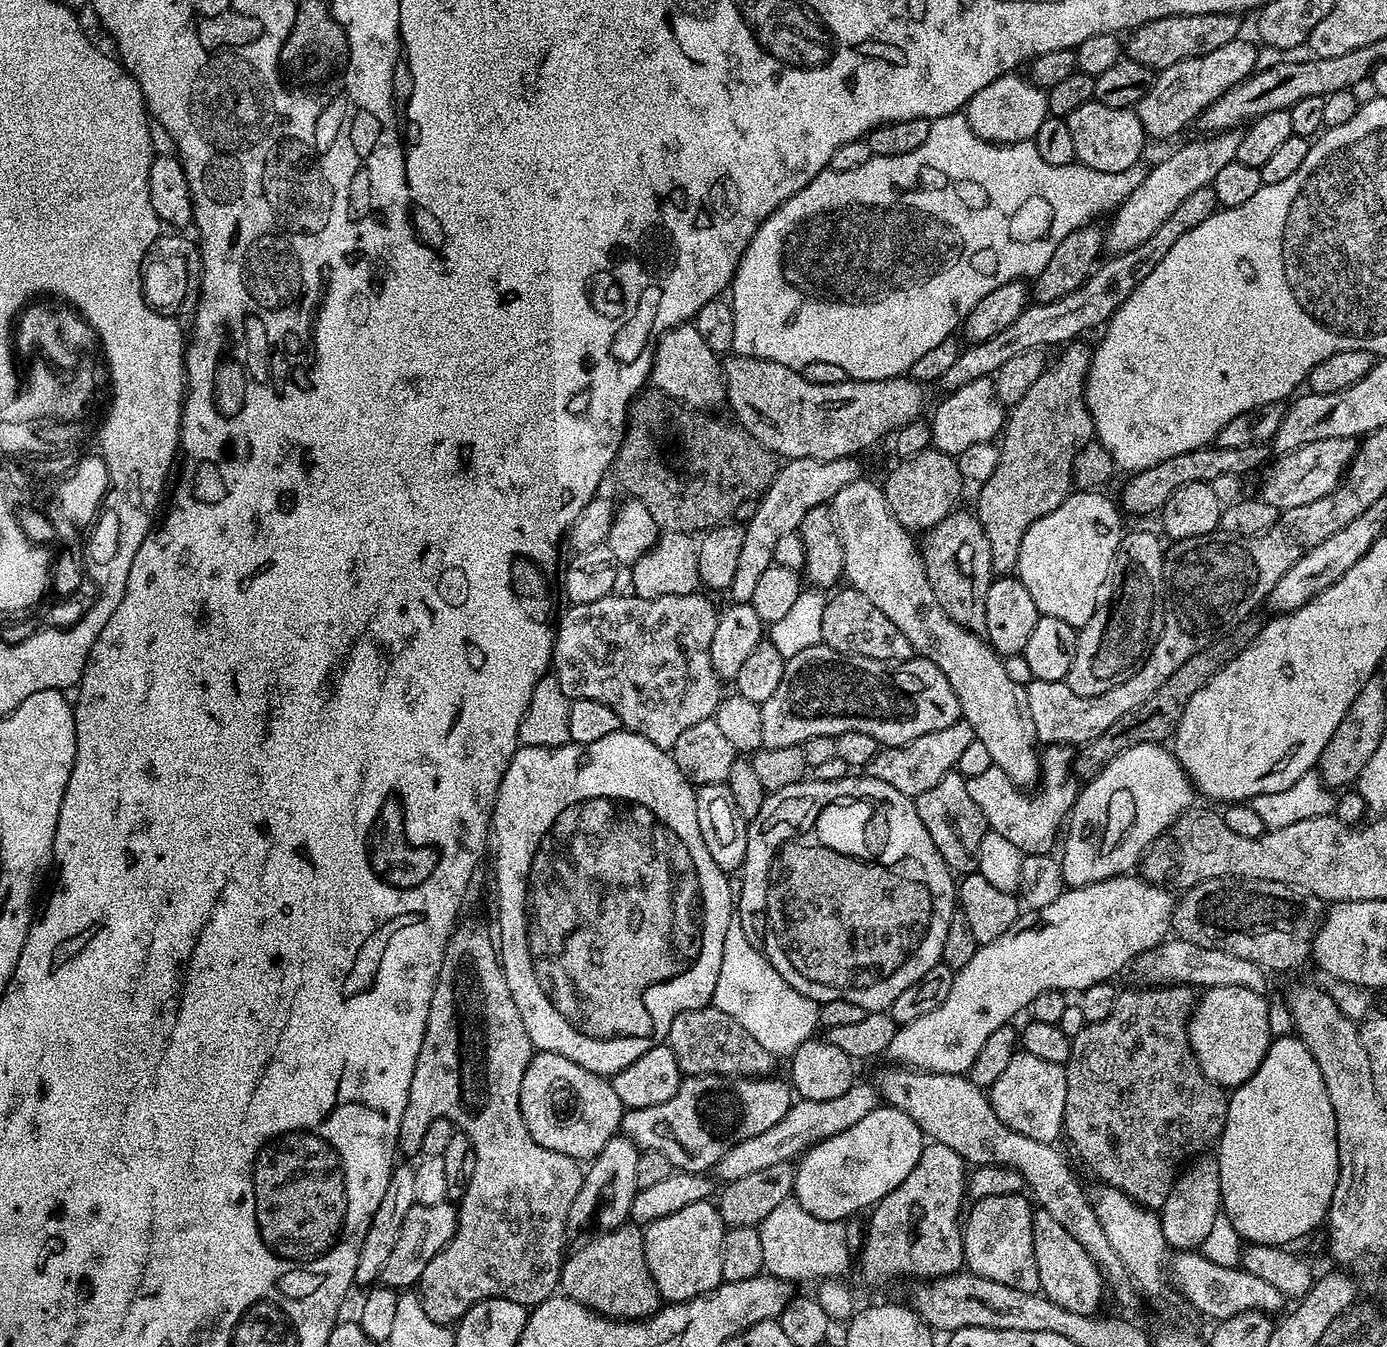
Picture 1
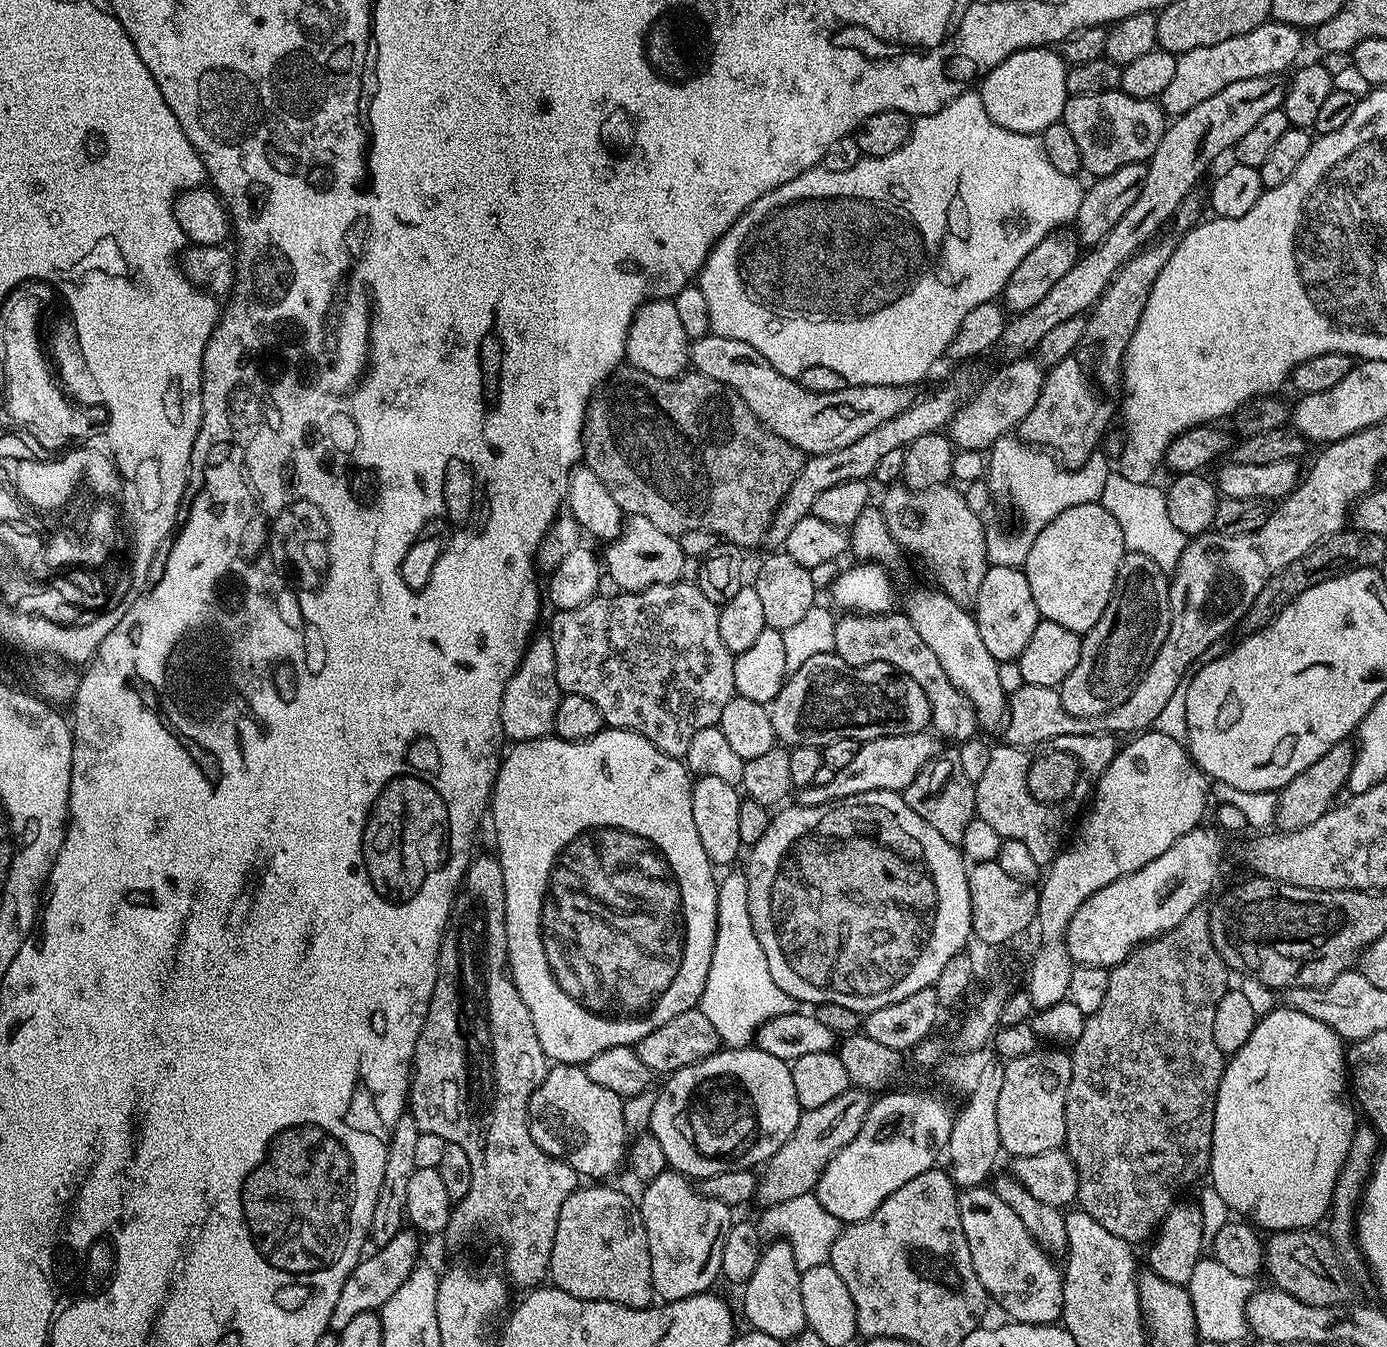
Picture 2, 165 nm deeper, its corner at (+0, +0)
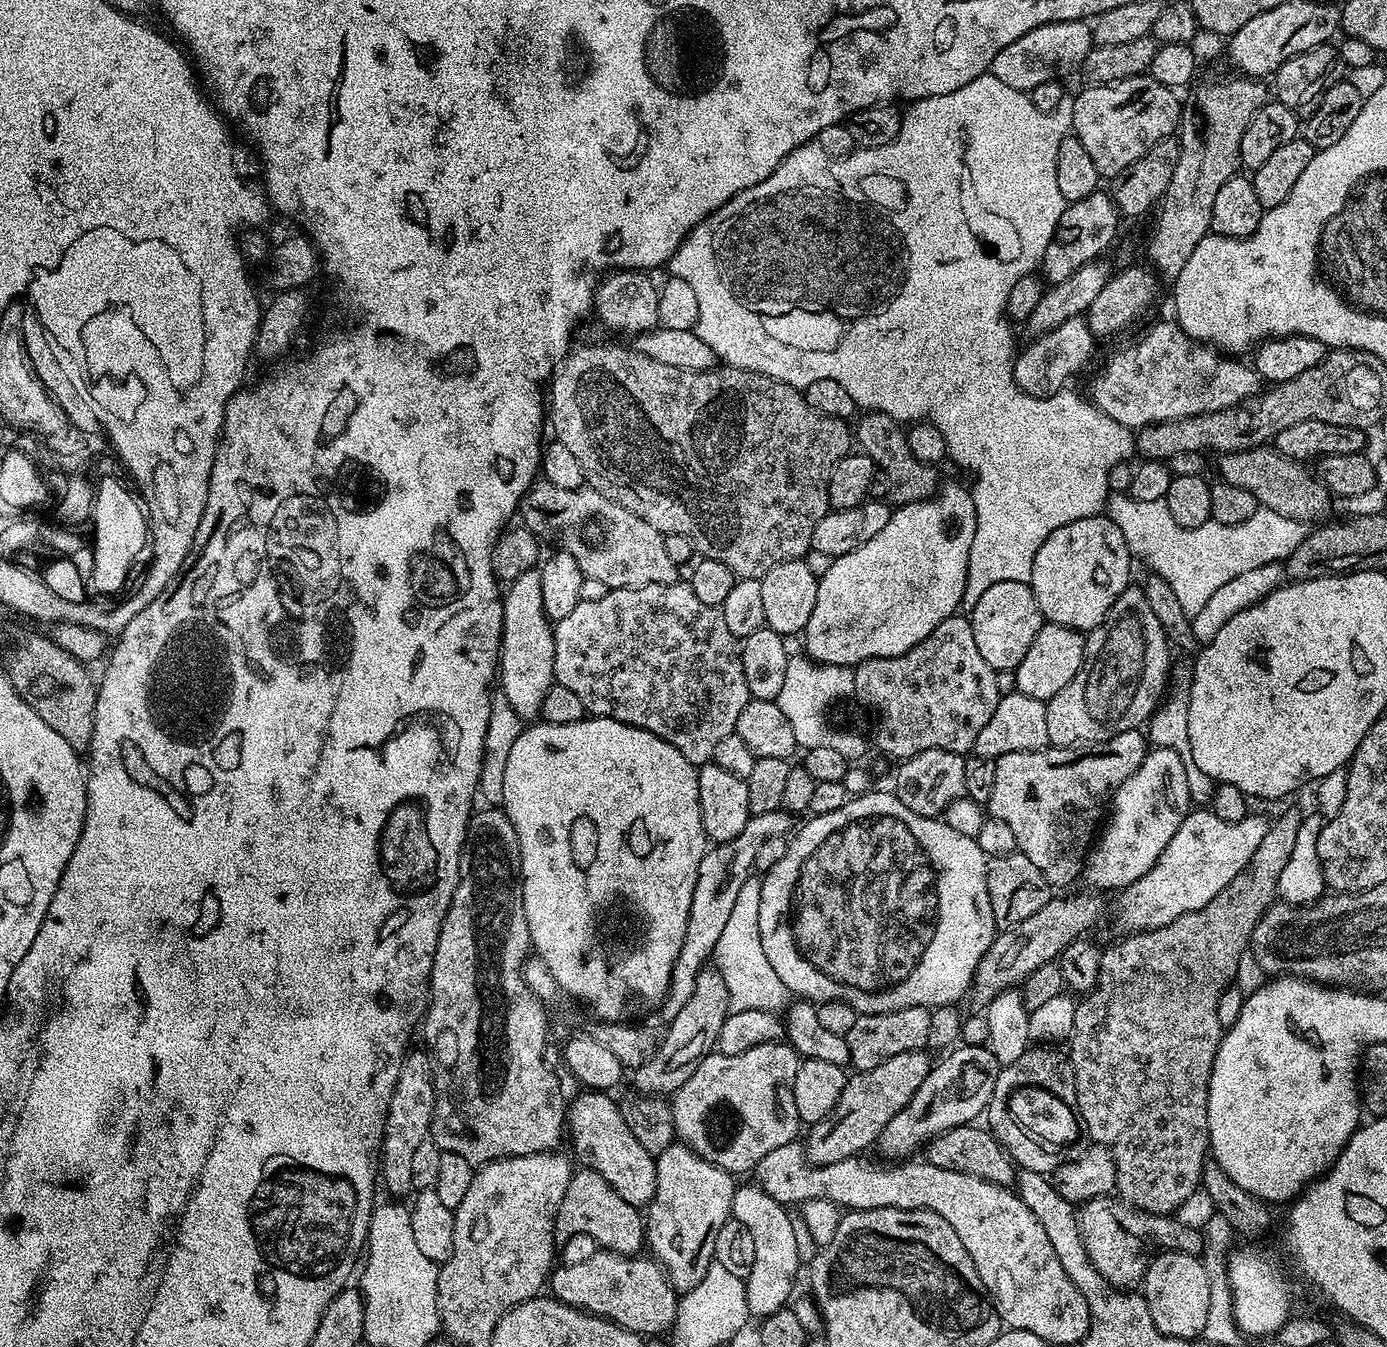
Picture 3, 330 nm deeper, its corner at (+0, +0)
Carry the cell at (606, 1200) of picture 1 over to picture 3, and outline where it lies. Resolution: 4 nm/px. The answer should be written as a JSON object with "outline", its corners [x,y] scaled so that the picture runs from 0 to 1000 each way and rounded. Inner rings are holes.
{"outline":[[[508,717],[503,725],[500,736],[495,743],[495,747],[489,750],[489,756],[480,762],[479,768],[473,776],[473,782],[462,793],[455,797],[456,805],[459,811],[465,814],[484,814],[503,794],[508,784],[516,779],[518,765],[521,765],[521,759],[524,756],[525,739],[516,717]]]}

